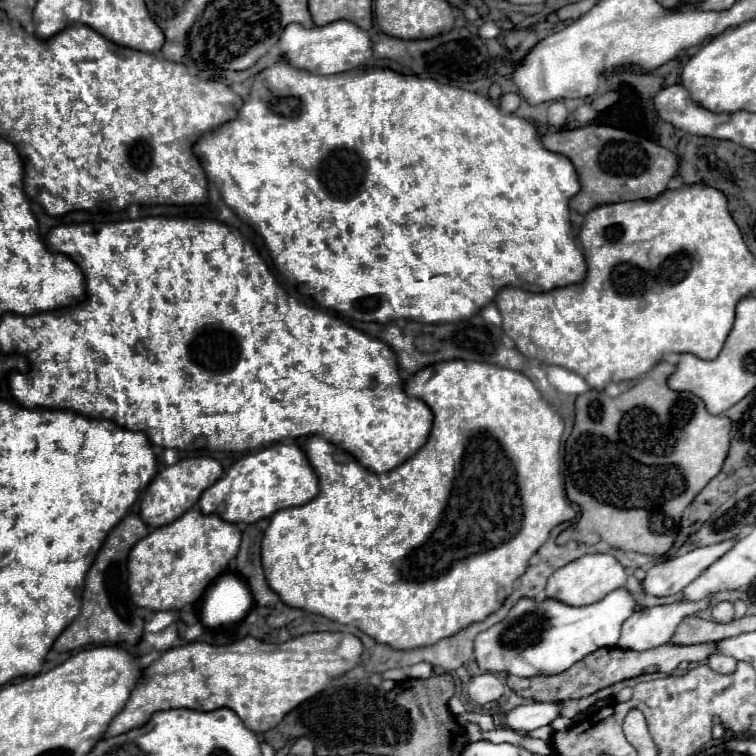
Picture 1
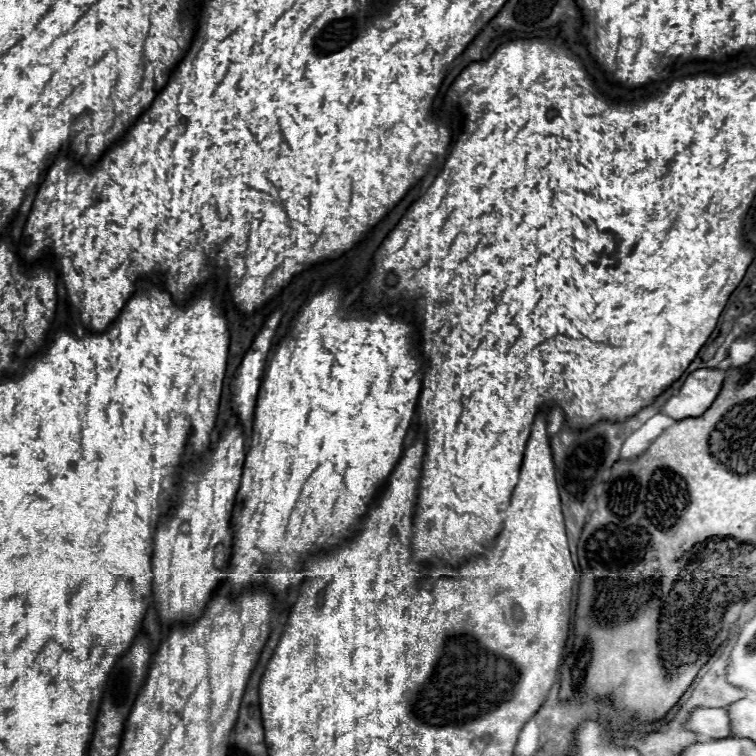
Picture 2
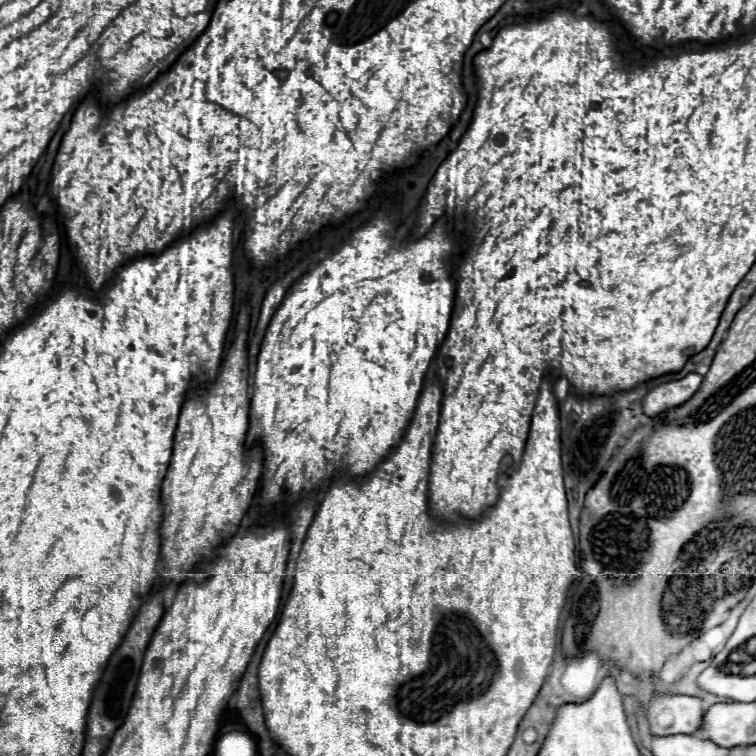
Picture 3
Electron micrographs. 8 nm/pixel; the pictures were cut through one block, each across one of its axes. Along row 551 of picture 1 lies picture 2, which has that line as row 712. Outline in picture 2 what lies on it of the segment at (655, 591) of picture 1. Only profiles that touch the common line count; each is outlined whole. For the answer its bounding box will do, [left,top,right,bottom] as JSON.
[686,708,730,738]

